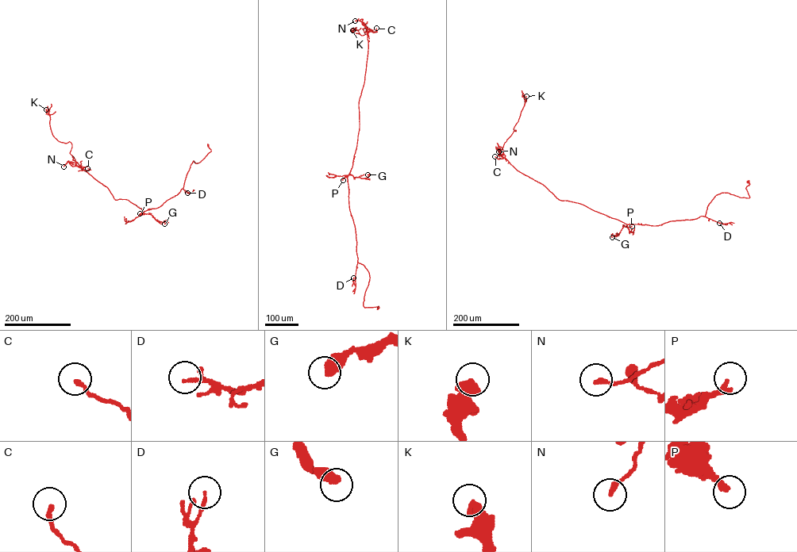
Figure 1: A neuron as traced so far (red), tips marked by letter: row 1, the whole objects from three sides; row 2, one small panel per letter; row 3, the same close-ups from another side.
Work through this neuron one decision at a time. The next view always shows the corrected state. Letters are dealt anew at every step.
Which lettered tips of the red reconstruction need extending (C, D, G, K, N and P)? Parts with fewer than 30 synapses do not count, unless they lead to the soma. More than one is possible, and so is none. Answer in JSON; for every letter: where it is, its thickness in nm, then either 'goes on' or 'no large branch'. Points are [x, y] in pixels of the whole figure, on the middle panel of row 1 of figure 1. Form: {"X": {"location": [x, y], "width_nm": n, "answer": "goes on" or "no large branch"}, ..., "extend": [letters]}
{"C": {"location": [376, 28], "width_nm": 190, "answer": "no large branch"}, "D": {"location": [353, 277], "width_nm": 140, "answer": "no large branch"}, "G": {"location": [367, 174], "width_nm": 500, "answer": "no large branch"}, "K": {"location": [352, 30], "width_nm": 480, "answer": "no large branch"}, "N": {"location": [355, 21], "width_nm": 200, "answer": "no large branch"}, "P": {"location": [343, 180], "width_nm": 240, "answer": "no large branch"}, "extend": []}

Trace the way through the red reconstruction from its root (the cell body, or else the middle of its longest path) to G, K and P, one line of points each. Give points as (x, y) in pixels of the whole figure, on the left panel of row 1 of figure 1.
G: (208, 145), (210, 151), (199, 162), (192, 161), (179, 193), (140, 215), (150, 214), (164, 224)
K: (208, 145), (179, 193), (142, 212), (82, 169), (71, 143), (53, 136), (46, 109)
P: (208, 145), (210, 151), (199, 162), (192, 161), (182, 189), (178, 194), (161, 205), (140, 213)

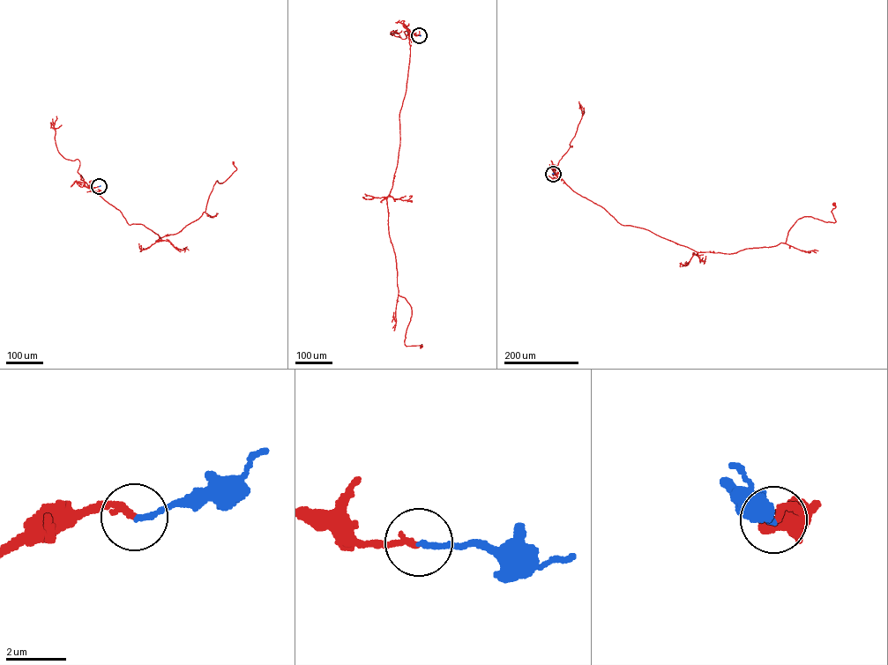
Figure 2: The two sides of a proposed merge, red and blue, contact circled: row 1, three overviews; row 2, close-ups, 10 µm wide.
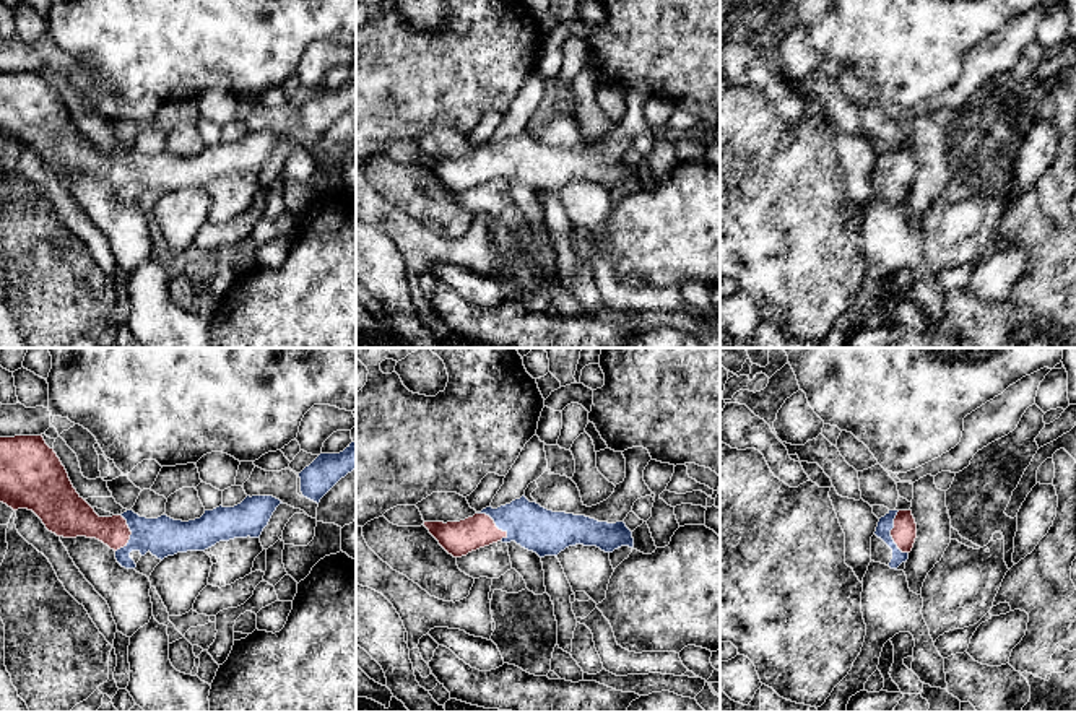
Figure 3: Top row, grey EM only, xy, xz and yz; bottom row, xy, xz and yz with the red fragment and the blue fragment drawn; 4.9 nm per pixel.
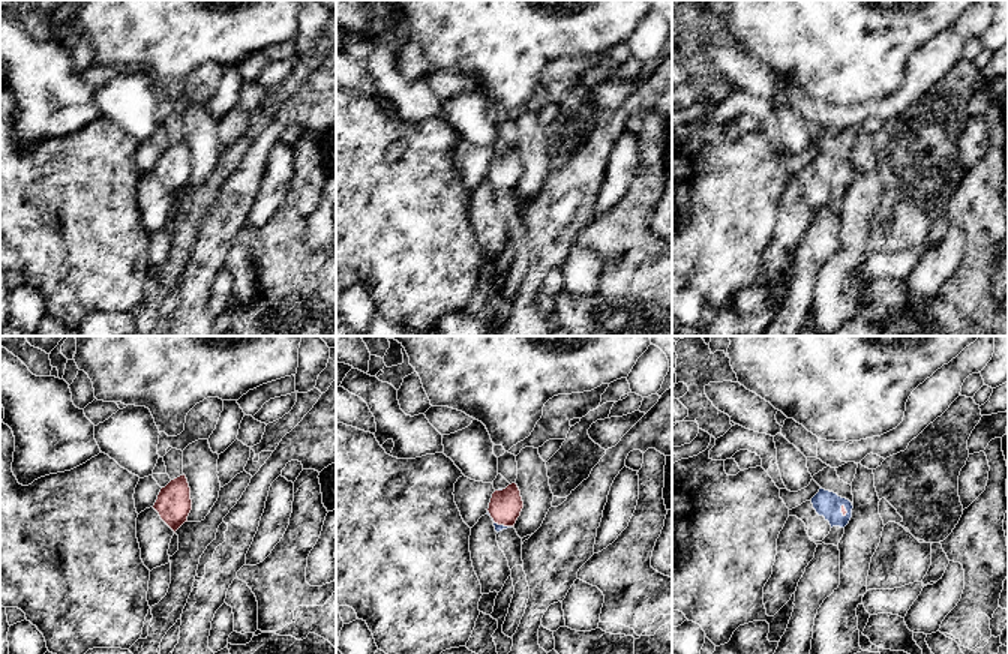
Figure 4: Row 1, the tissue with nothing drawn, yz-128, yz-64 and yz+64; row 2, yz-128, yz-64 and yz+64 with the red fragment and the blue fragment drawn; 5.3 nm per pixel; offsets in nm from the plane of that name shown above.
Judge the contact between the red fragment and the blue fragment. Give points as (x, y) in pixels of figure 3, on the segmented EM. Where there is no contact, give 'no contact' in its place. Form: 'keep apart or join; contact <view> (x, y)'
join; contact yz (891, 534)

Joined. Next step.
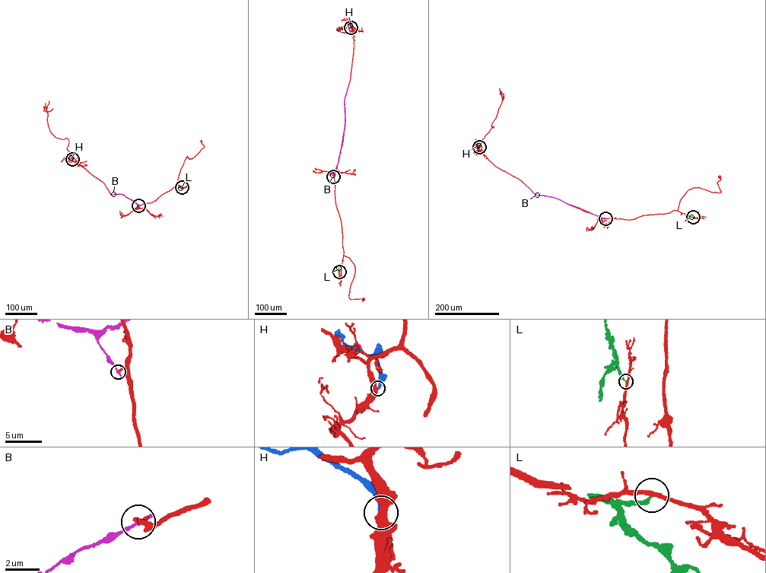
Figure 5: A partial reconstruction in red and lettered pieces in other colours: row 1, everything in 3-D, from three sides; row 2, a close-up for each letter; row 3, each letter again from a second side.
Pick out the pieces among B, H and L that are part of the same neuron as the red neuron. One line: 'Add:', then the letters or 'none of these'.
Add: none of these

